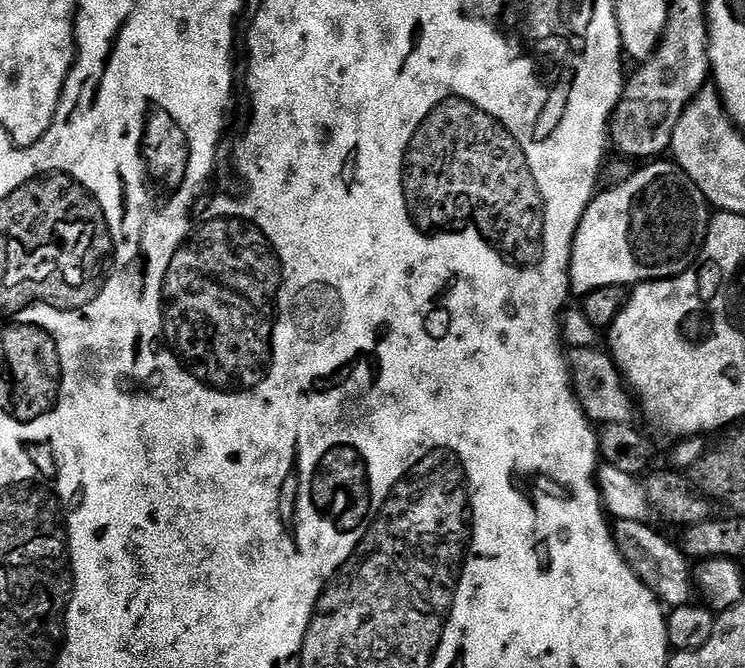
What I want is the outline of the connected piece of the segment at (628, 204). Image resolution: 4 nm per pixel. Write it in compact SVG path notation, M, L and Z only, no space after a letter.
M648 162L643 165L641 172L633 174L629 180L621 182L617 188L612 188L609 192L601 191L591 202L582 218L582 222L576 231L576 237L572 243L572 261L570 262L569 276L572 277L572 292L578 294L587 294L598 290L602 286L614 286L622 284L625 286L635 286L643 284L645 280L669 280L675 276L680 276L687 269L692 267L700 258L700 252L704 249L704 240L708 237L708 226L710 223L710 205L702 190L690 182L690 178L674 162L660 164L664 162Z

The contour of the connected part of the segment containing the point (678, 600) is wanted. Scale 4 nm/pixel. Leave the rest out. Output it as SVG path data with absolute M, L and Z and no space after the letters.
M617 520L614 524L614 535L618 550L623 554L624 561L632 567L641 582L646 585L651 592L656 595L656 599L661 605L667 606L669 609L675 609L684 605L691 605L697 595L698 589L694 583L694 568L687 556L675 543L672 544L660 532L655 532L651 528L651 523L642 520Z

